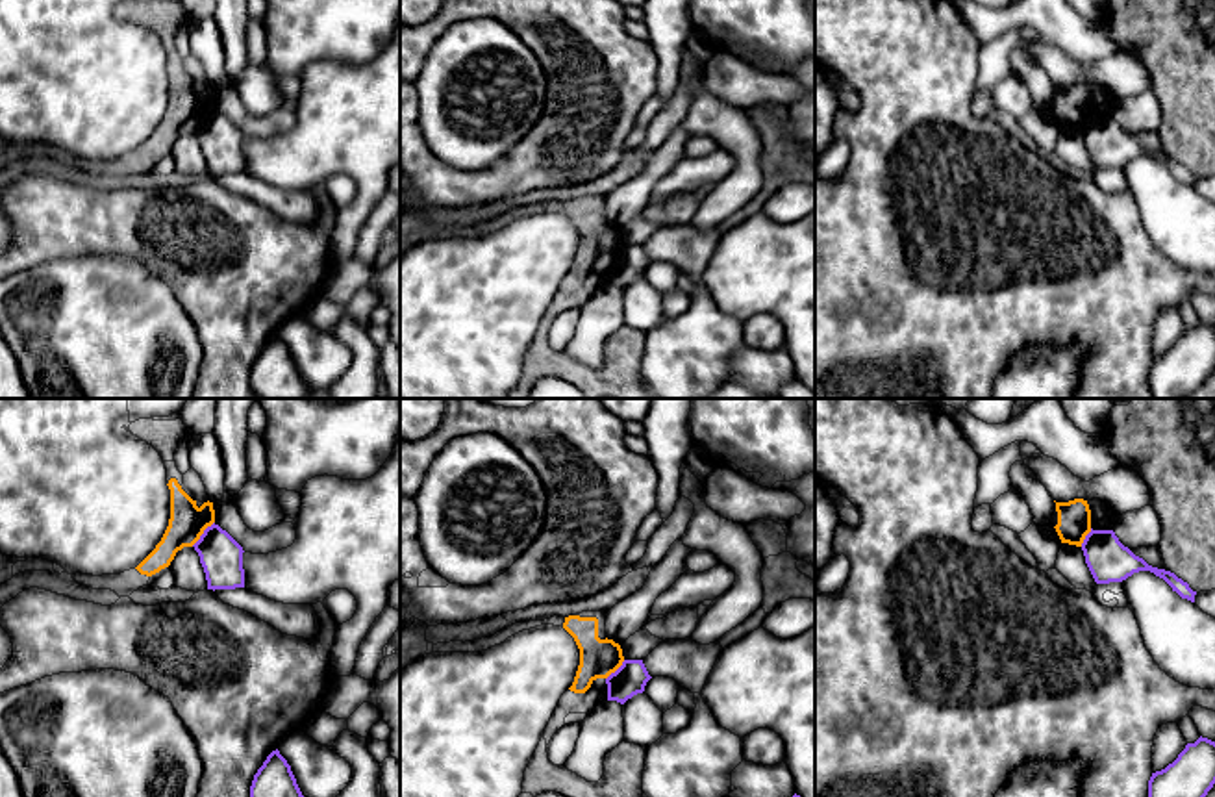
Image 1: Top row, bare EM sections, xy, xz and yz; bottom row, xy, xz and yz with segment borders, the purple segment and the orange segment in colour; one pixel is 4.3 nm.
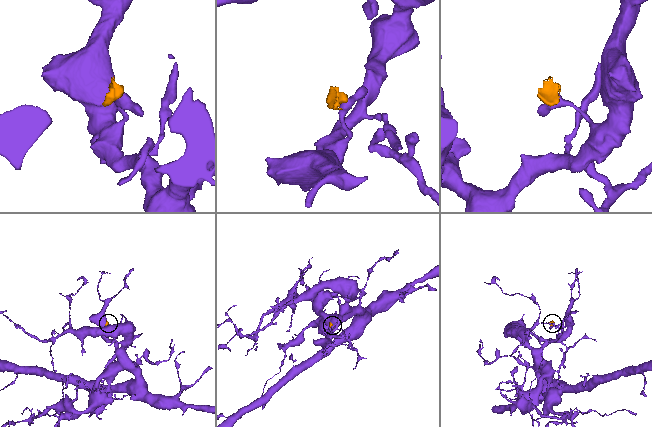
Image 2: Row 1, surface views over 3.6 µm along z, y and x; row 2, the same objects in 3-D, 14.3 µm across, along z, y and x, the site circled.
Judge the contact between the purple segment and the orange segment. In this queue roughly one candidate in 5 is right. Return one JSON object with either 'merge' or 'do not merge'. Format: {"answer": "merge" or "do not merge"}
{"answer": "do not merge"}

